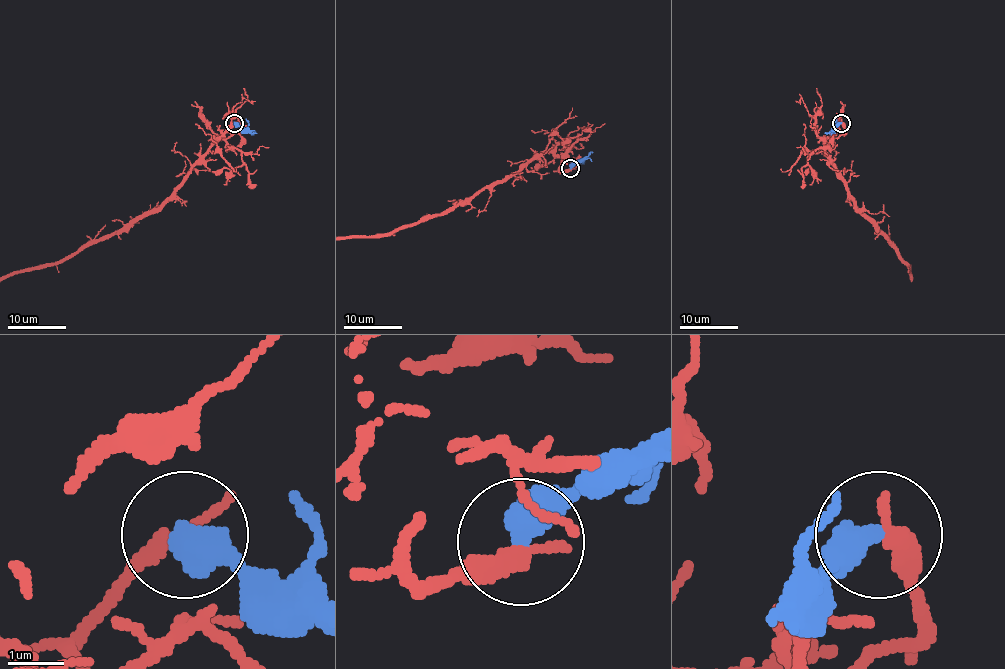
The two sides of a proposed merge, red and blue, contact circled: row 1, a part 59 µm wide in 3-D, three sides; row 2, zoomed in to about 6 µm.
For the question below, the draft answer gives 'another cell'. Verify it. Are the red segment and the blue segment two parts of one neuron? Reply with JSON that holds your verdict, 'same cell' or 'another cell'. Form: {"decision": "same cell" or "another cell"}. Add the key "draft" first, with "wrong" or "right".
{"draft": "right", "decision": "another cell"}

